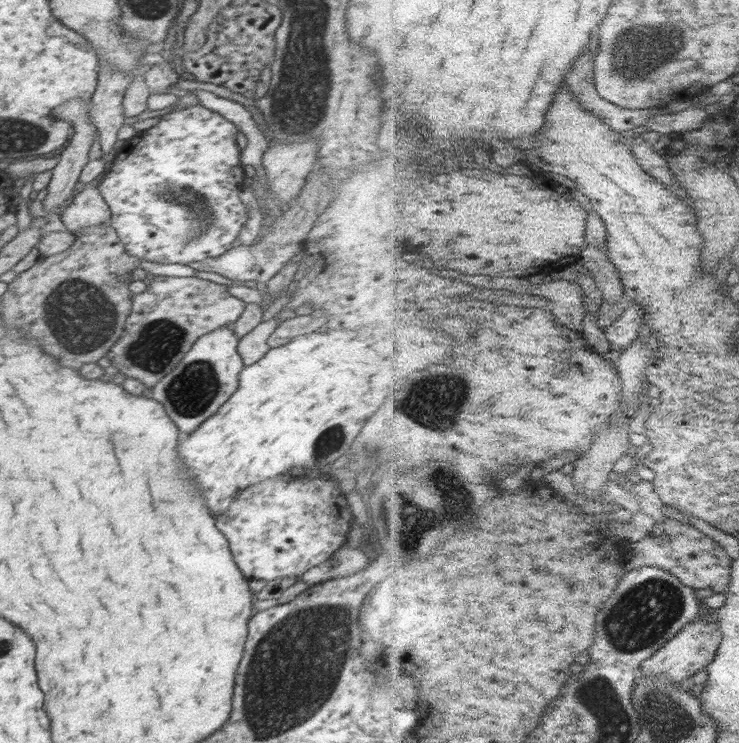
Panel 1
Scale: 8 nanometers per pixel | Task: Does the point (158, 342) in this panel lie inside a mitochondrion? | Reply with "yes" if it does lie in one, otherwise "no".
yes

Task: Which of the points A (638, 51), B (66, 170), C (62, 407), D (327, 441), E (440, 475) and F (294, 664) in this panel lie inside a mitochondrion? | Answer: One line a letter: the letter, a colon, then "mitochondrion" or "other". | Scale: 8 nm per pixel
A: mitochondrion
B: other
C: other
D: mitochondrion
E: mitochondrion
F: mitochondrion

